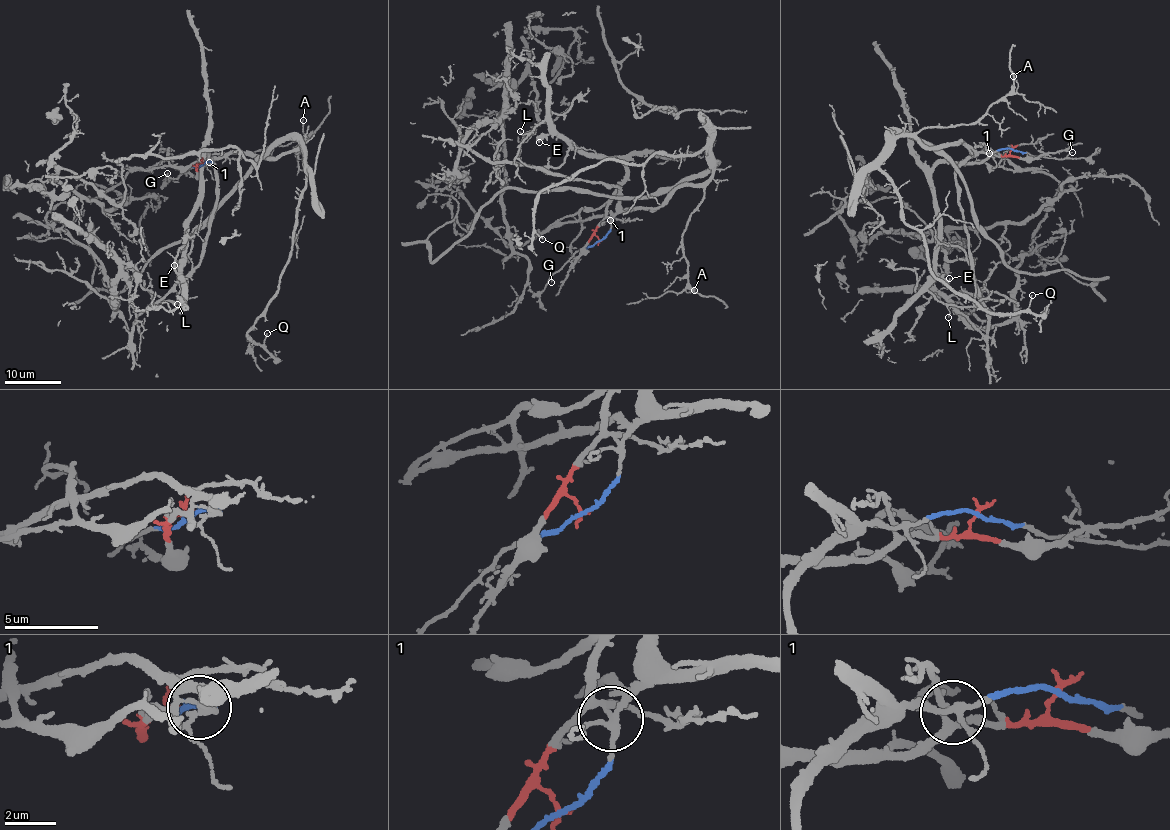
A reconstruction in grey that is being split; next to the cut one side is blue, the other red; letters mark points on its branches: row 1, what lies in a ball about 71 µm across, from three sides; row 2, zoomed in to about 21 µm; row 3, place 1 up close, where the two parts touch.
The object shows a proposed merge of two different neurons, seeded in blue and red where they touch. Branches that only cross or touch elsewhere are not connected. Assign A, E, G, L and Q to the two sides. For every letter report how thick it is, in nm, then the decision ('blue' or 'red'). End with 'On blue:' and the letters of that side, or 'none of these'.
A: 120 nm | blue
E: 160 nm | red
G: 90 nm | blue
L: 100 nm | red
Q: 110 nm | blue
On blue: A, G, Q

